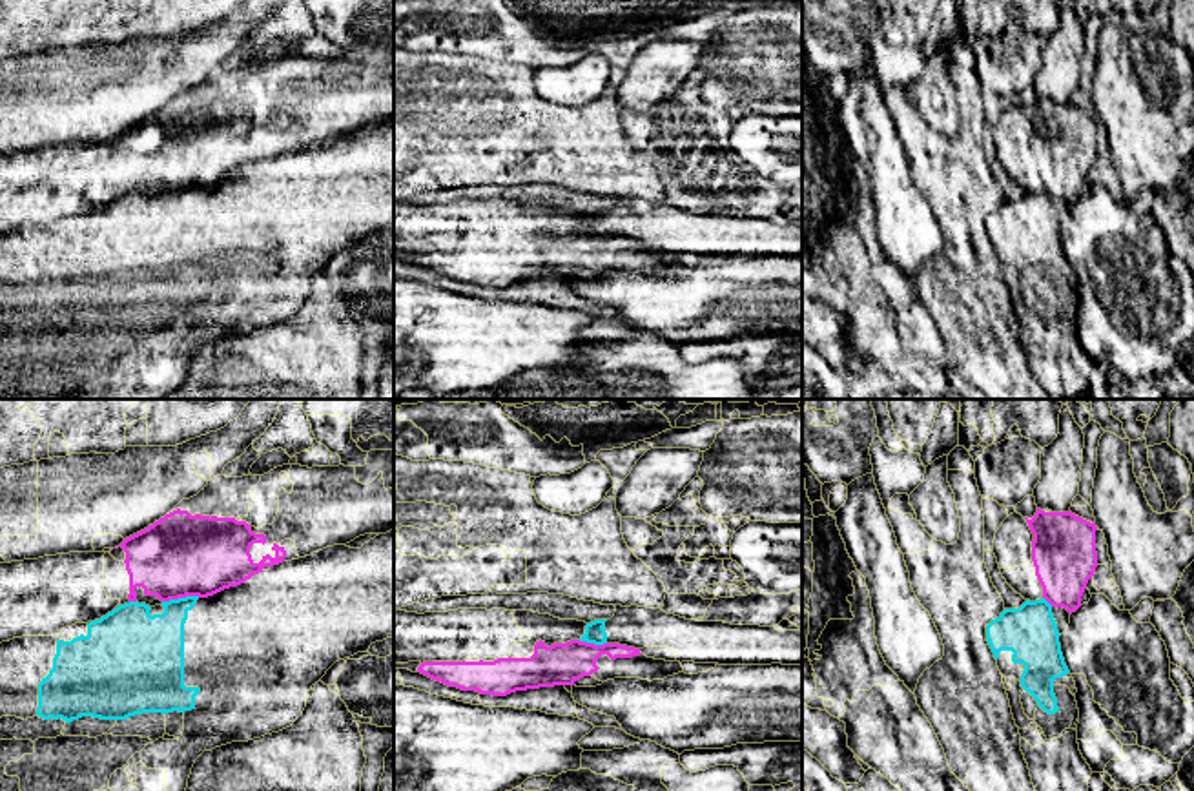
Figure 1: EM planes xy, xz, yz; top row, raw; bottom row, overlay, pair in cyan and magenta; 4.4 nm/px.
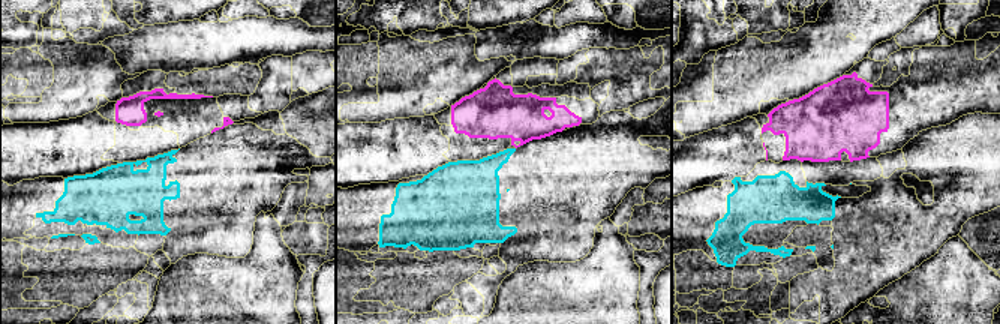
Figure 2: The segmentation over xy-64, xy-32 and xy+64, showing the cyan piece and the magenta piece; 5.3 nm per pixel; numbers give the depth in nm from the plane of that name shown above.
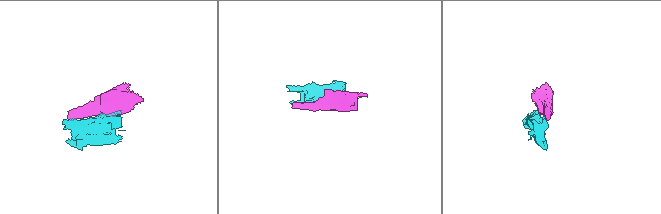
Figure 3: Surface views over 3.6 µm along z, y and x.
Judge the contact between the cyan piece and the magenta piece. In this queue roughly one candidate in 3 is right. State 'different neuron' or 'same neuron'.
different neuron

